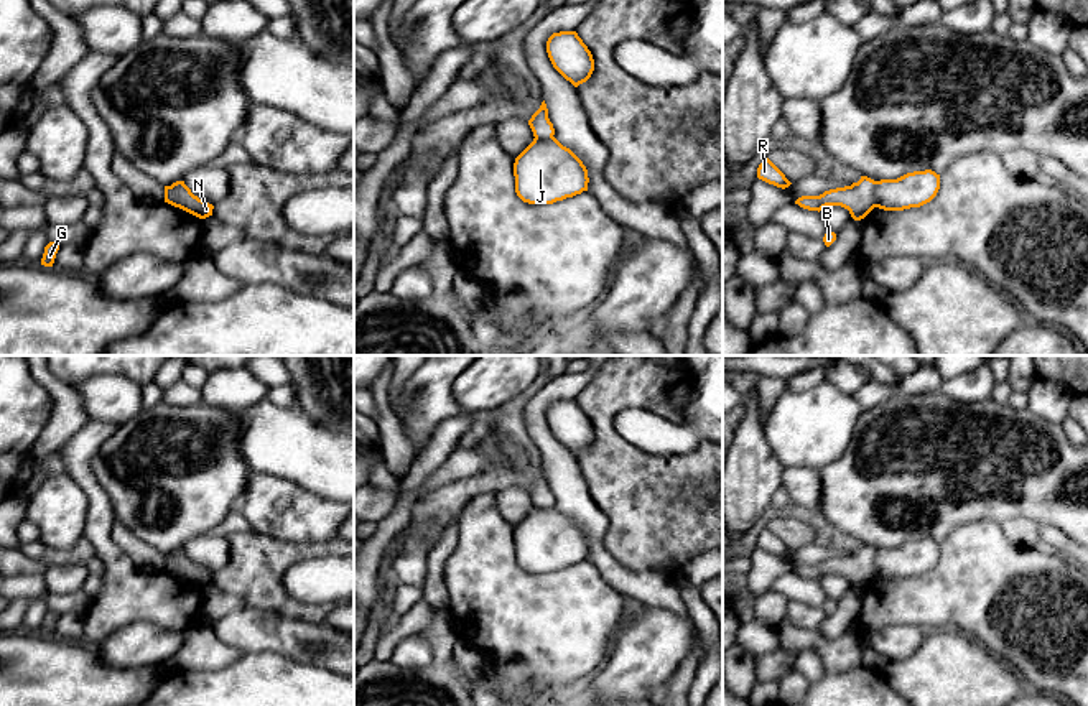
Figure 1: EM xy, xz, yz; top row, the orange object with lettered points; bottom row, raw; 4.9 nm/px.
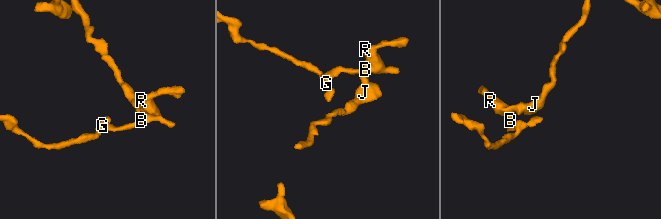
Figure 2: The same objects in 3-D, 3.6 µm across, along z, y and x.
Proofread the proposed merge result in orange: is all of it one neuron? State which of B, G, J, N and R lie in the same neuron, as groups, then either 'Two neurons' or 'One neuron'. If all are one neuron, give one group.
Groups: B G R / J N. Two neurons

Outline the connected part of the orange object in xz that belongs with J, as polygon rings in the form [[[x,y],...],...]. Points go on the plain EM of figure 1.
[[[555,505],[533,507],[515,527],[515,561],[528,573],[553,573],[588,560],[583,530]]]

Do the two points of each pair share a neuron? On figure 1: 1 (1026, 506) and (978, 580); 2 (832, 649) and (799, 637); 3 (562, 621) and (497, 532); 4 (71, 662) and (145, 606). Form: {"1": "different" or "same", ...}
{"1": "different", "2": "same", "3": "same", "4": "different"}

